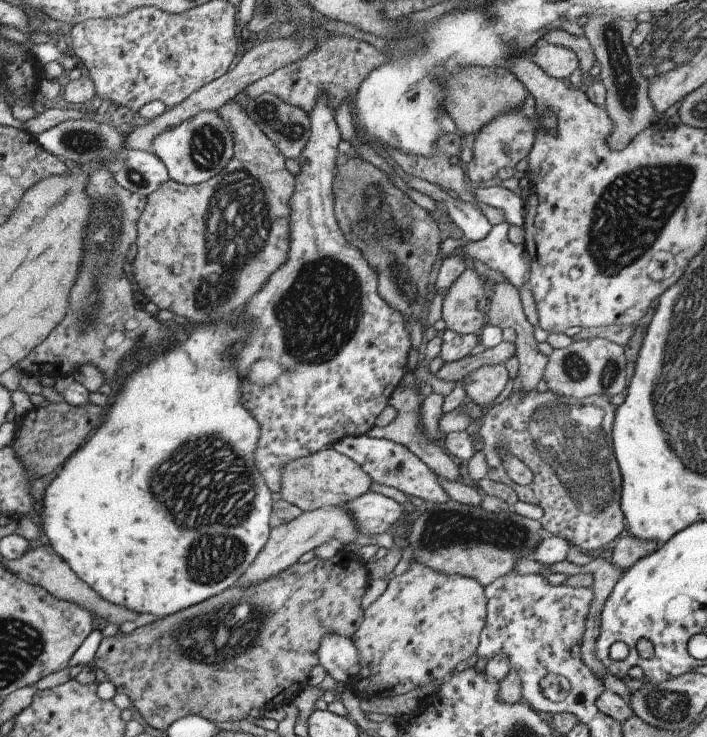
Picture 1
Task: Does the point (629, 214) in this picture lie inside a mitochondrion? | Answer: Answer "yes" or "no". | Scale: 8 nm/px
yes

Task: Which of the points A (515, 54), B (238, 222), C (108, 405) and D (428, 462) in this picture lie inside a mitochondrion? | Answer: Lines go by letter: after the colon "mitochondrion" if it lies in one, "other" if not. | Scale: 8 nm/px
A: other
B: mitochondrion
C: other
D: other

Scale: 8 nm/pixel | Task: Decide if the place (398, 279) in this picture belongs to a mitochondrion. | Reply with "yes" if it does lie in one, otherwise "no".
yes

